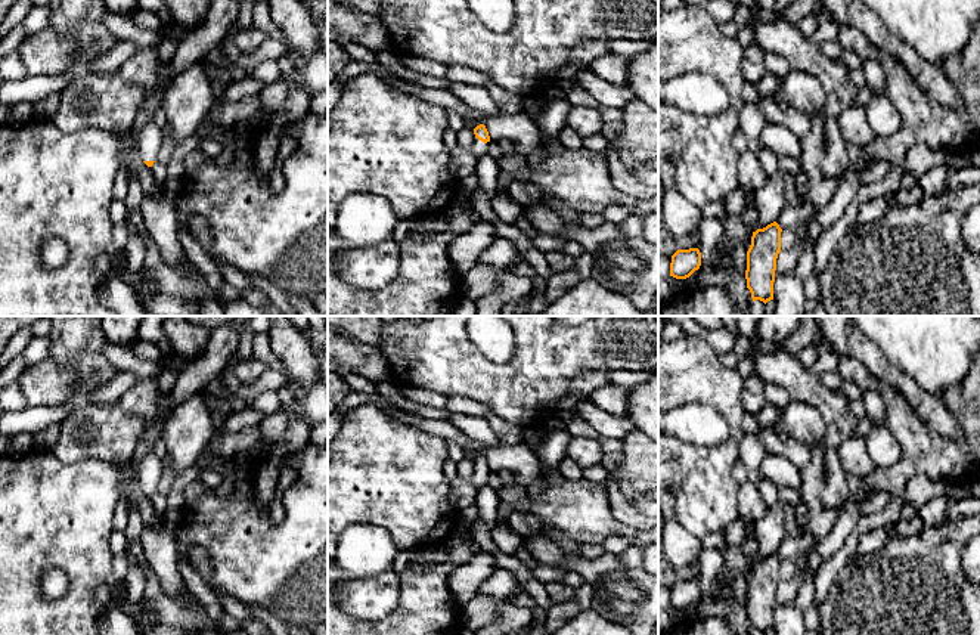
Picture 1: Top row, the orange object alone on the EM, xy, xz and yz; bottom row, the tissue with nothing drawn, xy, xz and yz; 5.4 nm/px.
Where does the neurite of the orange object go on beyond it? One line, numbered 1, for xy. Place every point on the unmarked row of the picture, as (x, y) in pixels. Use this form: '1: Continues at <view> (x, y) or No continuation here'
1: No continuation here

